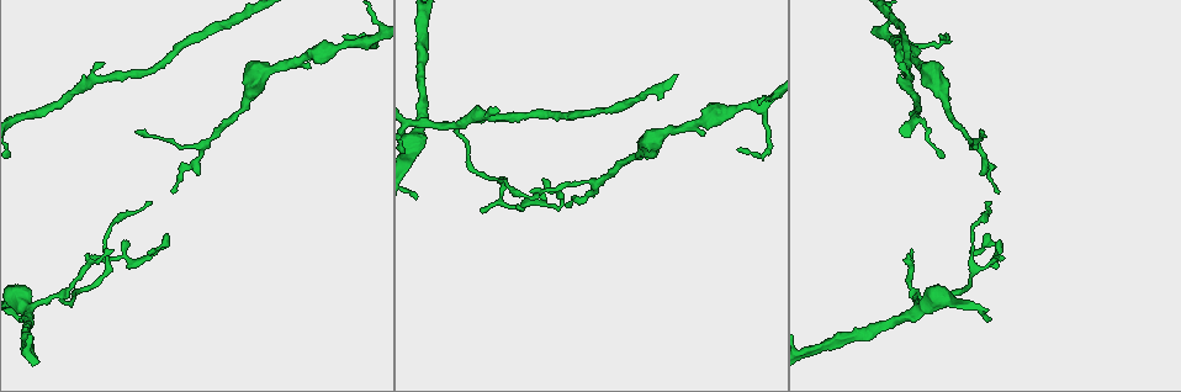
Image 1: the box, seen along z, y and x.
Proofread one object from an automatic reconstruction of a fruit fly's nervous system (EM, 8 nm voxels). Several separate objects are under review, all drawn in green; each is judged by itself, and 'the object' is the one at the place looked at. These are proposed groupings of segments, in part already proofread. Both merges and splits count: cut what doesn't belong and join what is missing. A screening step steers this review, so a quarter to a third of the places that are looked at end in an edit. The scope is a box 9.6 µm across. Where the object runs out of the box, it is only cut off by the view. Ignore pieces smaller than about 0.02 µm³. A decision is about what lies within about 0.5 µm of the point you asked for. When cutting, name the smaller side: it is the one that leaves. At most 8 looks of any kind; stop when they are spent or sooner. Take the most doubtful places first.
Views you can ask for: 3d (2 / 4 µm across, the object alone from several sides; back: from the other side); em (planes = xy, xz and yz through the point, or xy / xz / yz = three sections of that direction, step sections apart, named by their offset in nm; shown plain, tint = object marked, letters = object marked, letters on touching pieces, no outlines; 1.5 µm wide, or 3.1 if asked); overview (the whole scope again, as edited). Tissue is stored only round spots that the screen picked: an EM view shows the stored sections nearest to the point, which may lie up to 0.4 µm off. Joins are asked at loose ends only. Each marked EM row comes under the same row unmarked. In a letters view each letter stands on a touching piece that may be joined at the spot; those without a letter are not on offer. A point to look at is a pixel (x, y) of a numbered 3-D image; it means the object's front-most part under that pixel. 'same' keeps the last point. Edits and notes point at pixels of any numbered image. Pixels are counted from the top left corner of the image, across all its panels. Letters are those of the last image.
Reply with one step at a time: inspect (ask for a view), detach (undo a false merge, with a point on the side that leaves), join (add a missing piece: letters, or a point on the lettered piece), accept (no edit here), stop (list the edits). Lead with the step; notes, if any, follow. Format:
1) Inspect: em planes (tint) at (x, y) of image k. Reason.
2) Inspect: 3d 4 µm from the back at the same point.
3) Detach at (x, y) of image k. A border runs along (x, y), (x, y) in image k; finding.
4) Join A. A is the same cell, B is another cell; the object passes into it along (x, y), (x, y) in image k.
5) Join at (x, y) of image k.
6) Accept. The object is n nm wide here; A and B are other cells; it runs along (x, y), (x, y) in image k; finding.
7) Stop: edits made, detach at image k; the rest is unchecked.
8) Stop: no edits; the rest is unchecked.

Inspect: em xy step 4 (tint) at (18, 317) of image 1. An open end.

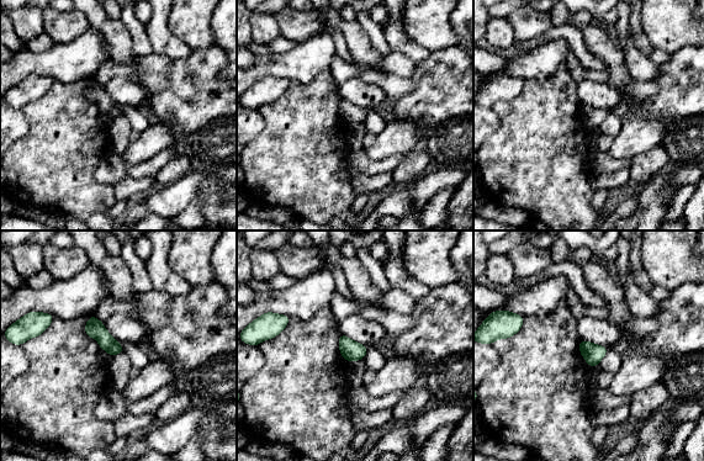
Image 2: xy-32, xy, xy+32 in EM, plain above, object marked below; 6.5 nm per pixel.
Inspect: em planes (letters) at the same point. Another direction.

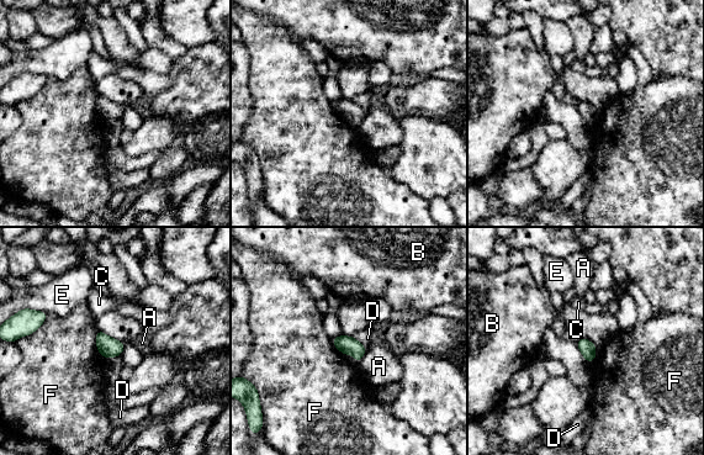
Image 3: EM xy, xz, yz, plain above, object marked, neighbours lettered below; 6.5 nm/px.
Accept. The object is 100 nm wide here; A, B, C, D, E and F are other cells; a border runs along (353, 337), (366, 349) in image 3; no lettered piece goes on from it.

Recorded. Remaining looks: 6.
Inspect: em planes (letters) at (112, 252) of image 1. Tapers out.

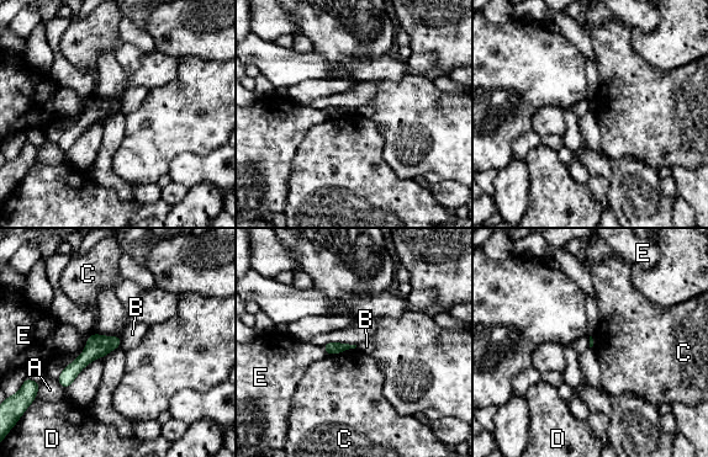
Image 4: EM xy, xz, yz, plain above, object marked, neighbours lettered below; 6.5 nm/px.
Accept. The longest contact is with C, 200 nm; A, B, C, D and E are other cells; a border runs along (355, 346), (327, 355) in image 4; no lettered piece goes on from it.

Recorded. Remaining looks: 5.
Inspect: em xy step 8 (letters) at (1002, 258) of image 1. Thin end.

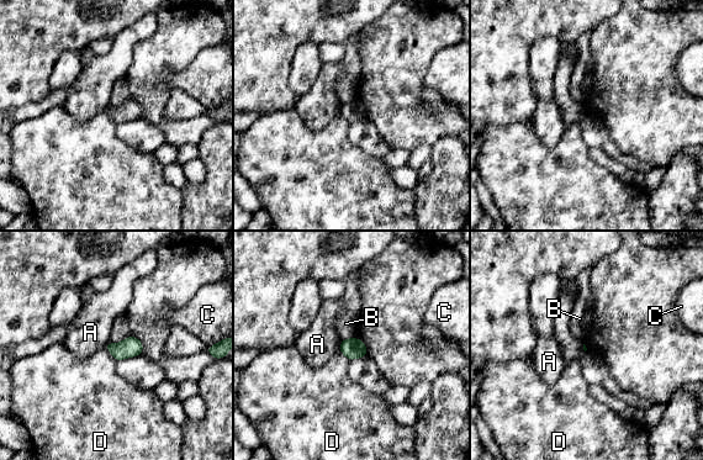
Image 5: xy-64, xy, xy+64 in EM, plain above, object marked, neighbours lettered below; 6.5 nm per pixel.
Inspect: em planes (letters) at the same point. Cut it another way.

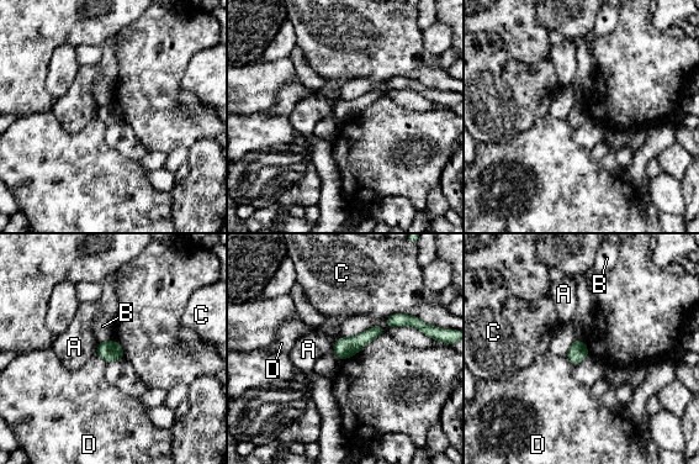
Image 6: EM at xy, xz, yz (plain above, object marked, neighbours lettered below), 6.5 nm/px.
Accept. A, B, C and D are other cells; it runs along (412, 321), (390, 321), (335, 349) in image 6; none of them fits.

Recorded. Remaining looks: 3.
Stop: no edits; the rest is unchecked.

